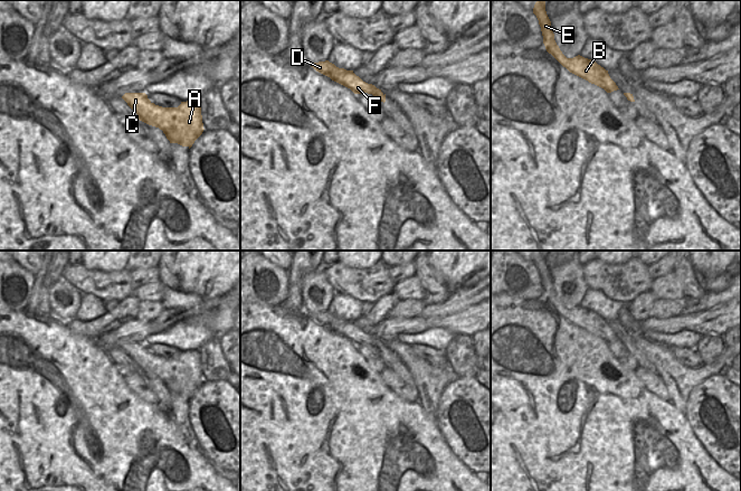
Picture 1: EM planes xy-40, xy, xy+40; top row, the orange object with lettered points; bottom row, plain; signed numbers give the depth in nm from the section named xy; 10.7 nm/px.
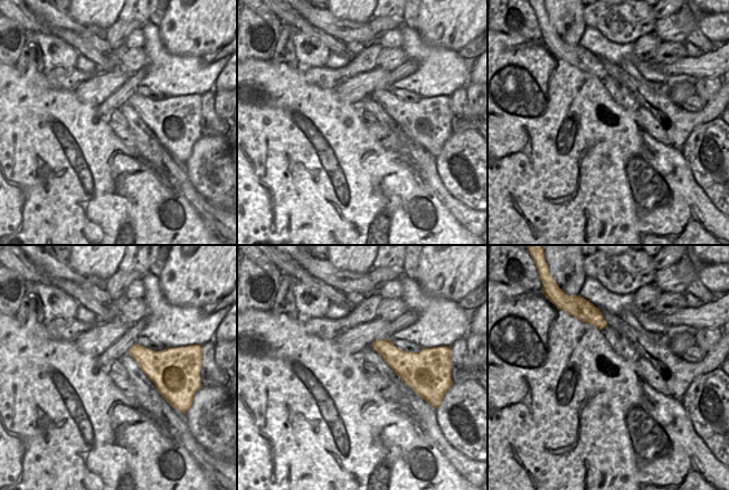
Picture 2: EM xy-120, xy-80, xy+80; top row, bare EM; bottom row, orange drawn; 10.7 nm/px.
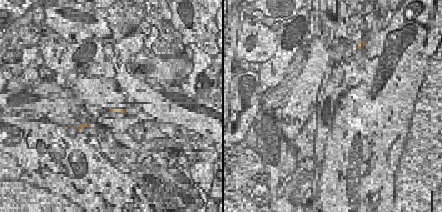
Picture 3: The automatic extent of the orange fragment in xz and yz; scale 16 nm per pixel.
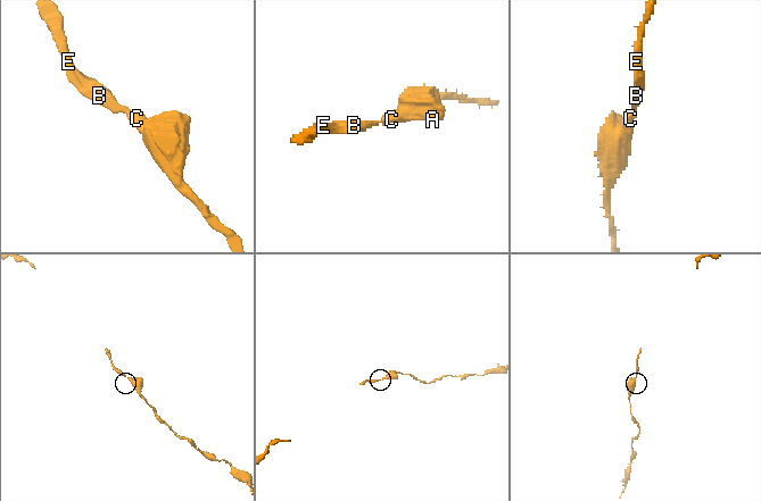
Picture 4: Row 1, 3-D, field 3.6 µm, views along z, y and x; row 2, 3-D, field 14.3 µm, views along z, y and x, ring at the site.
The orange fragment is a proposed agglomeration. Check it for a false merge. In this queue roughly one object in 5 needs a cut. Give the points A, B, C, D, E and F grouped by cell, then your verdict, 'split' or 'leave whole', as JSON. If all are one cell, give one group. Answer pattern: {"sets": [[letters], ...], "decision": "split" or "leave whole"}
{"sets": [["A", "B", "C", "D", "E", "F"]], "decision": "leave whole"}

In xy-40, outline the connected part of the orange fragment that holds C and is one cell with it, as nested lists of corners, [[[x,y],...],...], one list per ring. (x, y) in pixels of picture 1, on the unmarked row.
[[[125,343],[122,349],[140,371],[162,380],[170,394],[190,399],[205,380],[198,350],[181,352],[178,358],[162,358],[152,353],[145,343]]]

